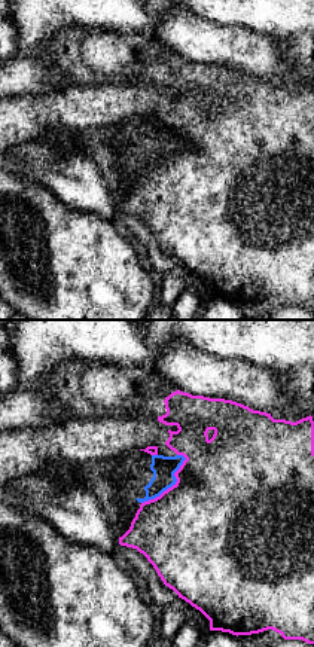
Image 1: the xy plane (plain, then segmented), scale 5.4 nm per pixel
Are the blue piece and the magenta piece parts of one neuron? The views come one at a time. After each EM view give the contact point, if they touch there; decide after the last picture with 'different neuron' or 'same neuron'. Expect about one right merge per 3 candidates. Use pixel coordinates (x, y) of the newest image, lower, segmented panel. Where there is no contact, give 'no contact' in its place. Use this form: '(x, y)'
(171, 485)

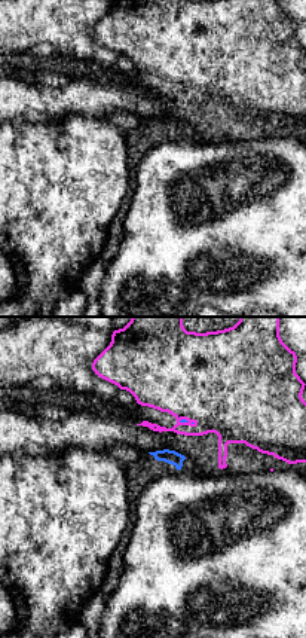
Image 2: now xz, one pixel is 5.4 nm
(187, 421)

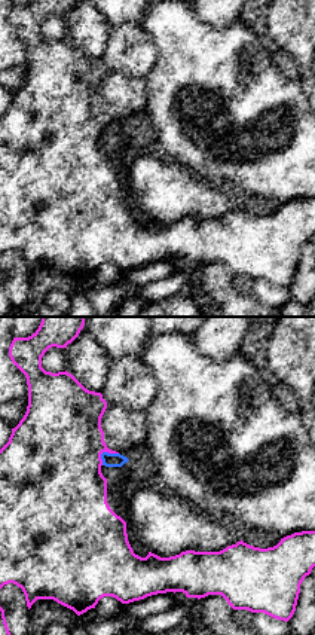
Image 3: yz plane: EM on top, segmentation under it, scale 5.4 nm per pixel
(104, 452)

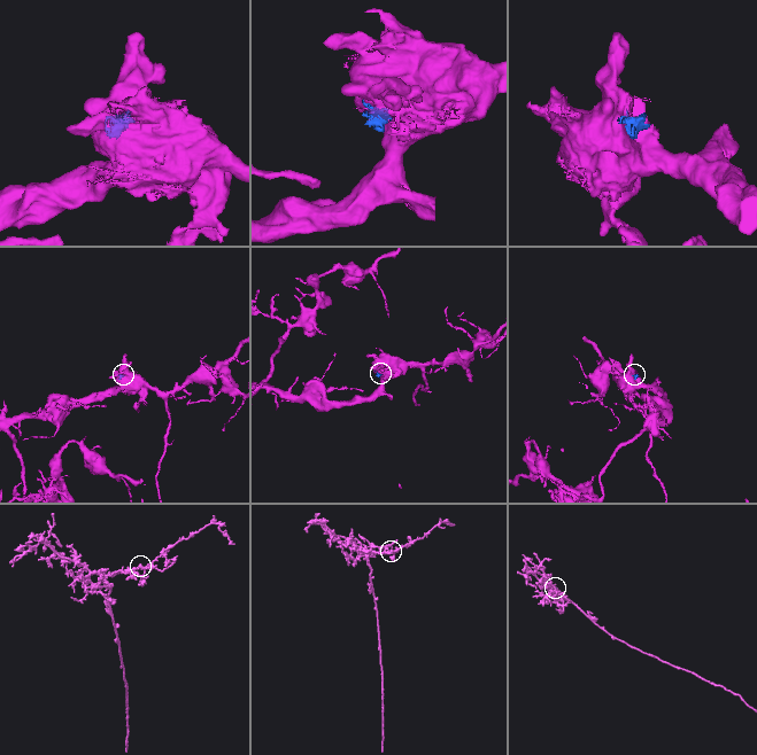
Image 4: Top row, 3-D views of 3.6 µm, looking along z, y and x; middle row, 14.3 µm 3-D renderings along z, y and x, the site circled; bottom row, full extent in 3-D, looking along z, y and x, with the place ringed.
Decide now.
different neuron

